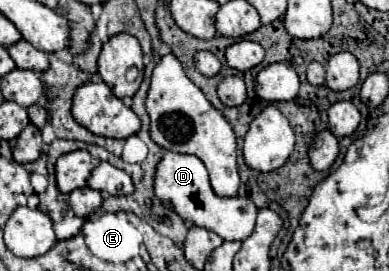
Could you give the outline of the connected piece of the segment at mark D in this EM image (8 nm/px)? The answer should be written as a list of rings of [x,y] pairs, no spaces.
[[[165,151],[163,159],[157,165],[155,173],[155,195],[163,201],[163,205],[171,207],[181,215],[183,221],[193,221],[199,227],[215,231],[225,241],[245,241],[253,229],[257,219],[257,207],[247,197],[219,197],[209,185],[209,175],[201,159],[195,155],[181,155],[173,151]]]

